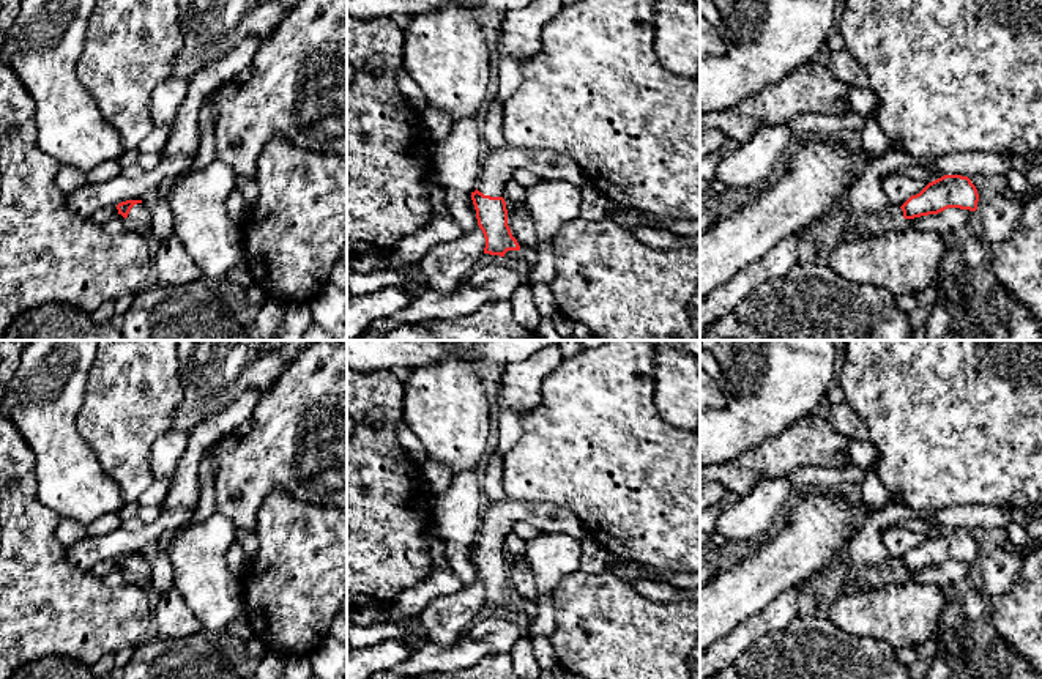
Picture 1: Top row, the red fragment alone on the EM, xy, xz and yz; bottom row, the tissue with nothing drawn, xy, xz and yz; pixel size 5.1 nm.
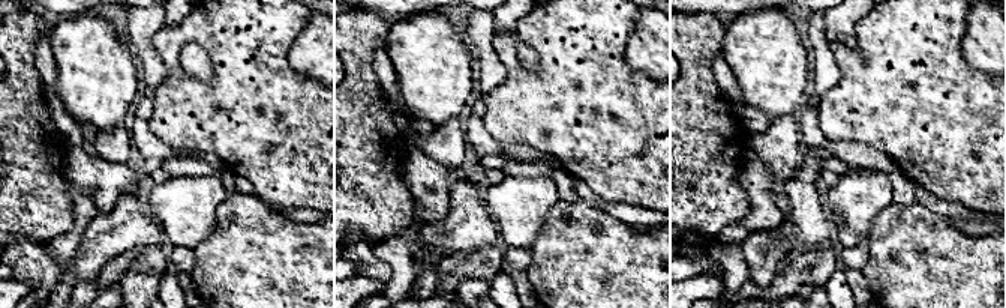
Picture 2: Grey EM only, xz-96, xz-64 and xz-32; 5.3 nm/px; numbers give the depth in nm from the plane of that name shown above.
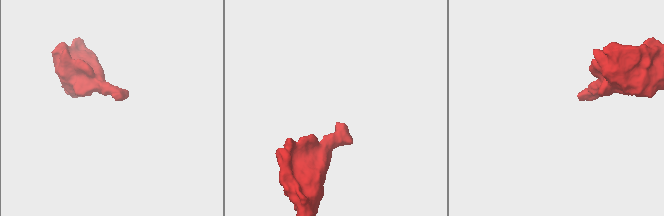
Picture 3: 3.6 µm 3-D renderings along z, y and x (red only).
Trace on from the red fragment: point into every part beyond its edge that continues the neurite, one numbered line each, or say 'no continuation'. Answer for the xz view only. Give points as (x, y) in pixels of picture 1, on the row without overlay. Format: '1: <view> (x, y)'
1: xz (497, 522)

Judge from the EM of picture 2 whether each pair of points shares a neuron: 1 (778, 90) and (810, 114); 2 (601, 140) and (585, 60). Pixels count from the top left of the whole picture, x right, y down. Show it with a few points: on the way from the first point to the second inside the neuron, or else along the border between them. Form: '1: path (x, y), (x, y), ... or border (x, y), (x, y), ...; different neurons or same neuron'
1: border (805, 101), (798, 113); different neurons
2: path (600, 120), (585, 105), (585, 80); same neuron

